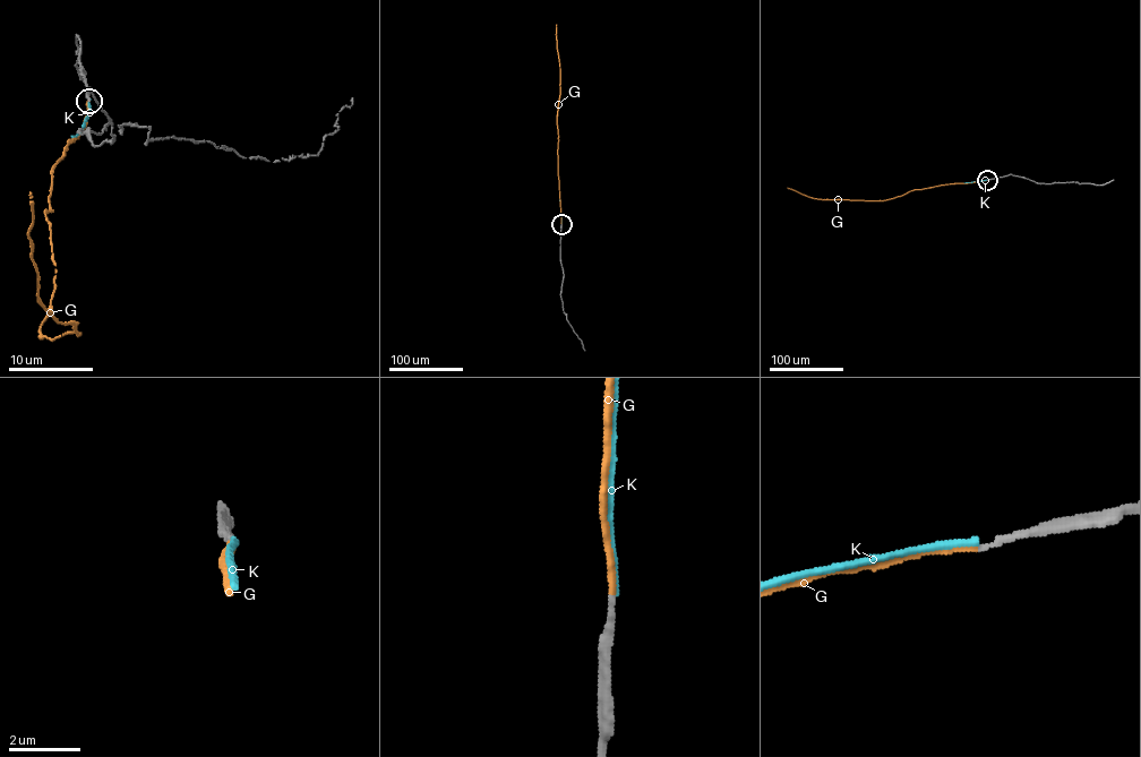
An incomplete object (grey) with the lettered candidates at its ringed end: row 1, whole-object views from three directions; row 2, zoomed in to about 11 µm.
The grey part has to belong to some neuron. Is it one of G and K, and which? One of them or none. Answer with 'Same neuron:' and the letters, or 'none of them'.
Same neuron: G

